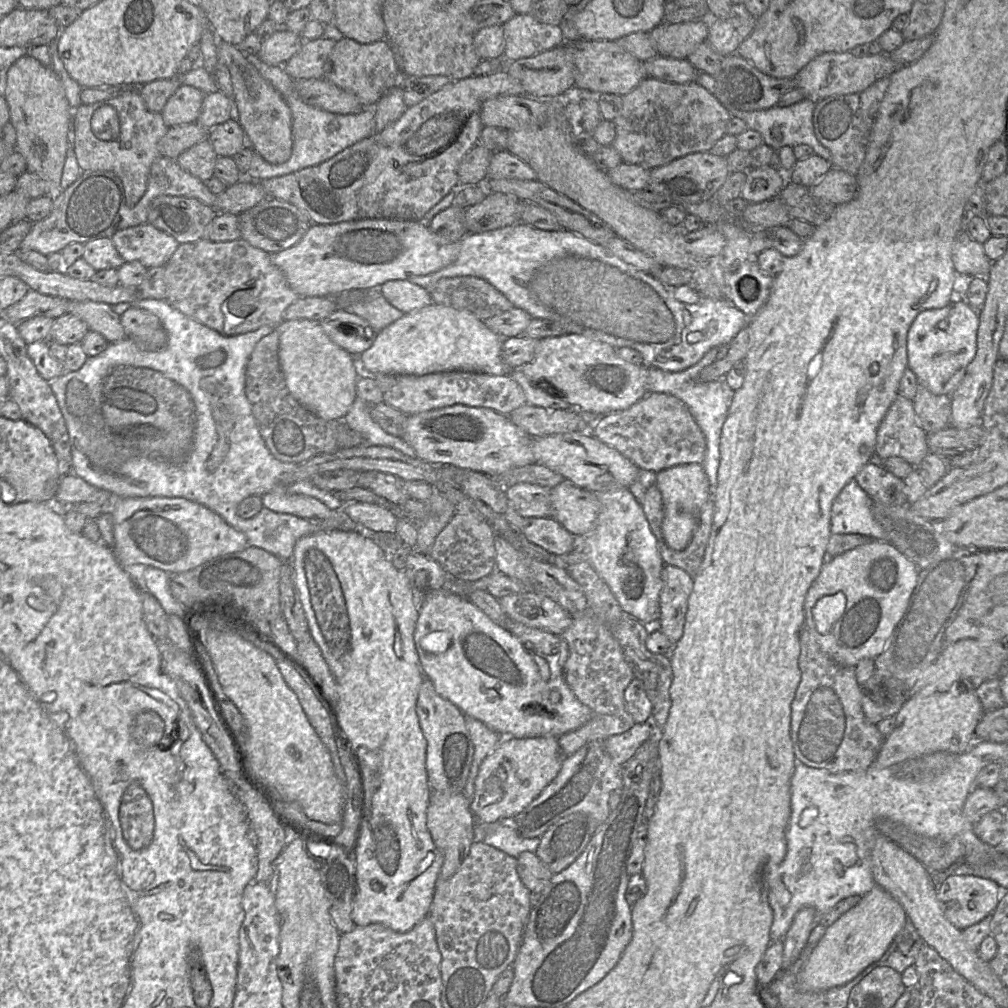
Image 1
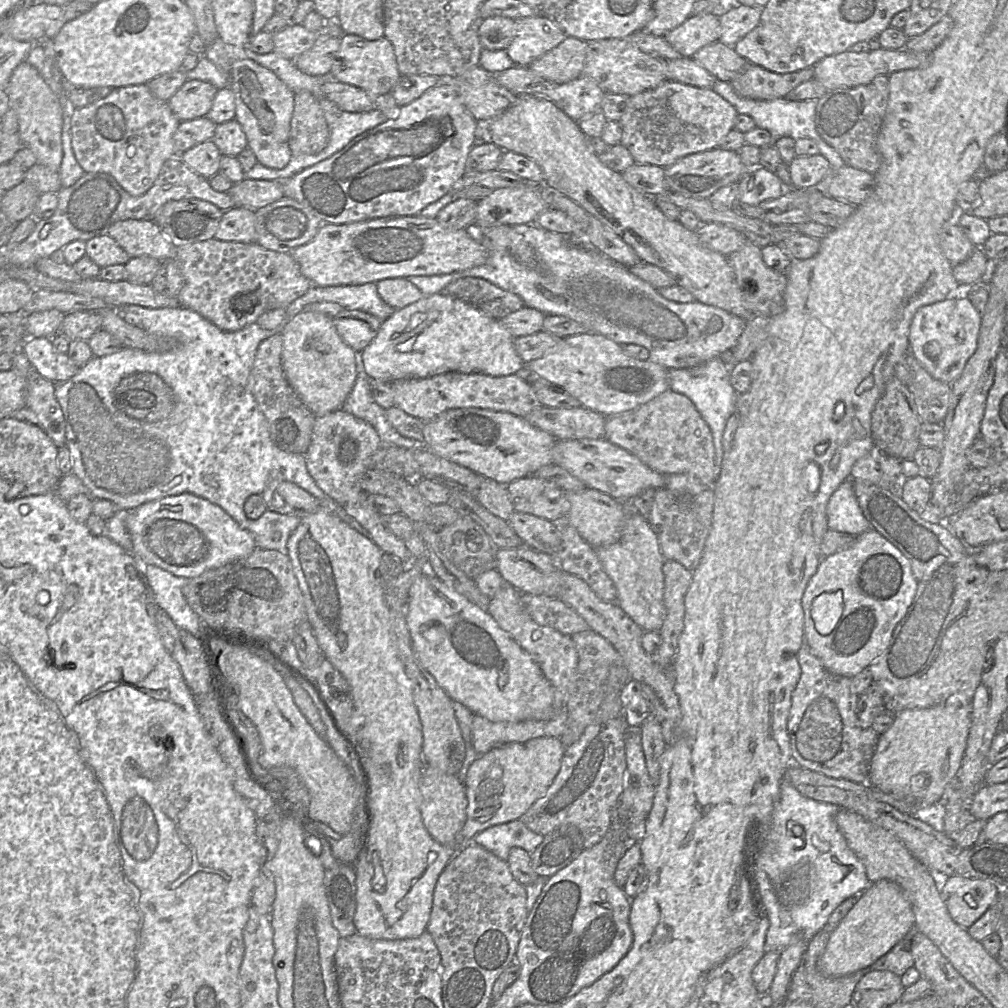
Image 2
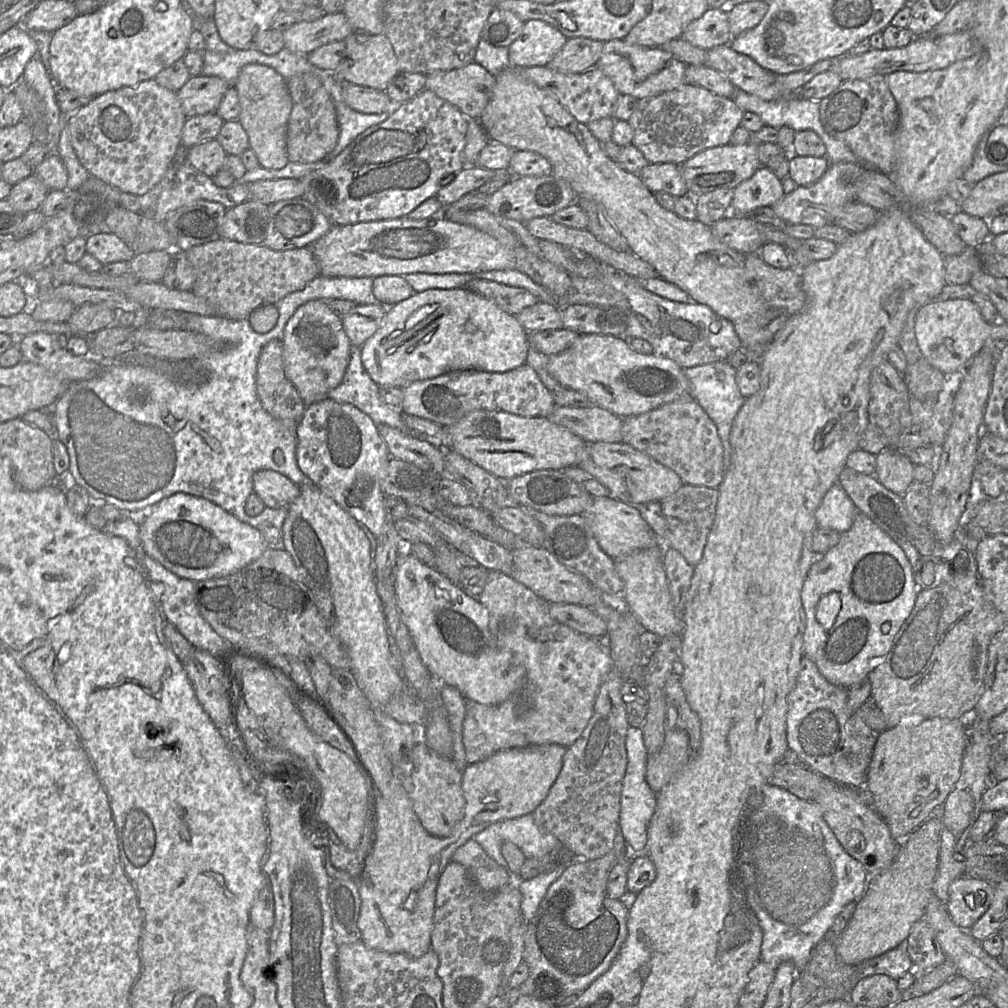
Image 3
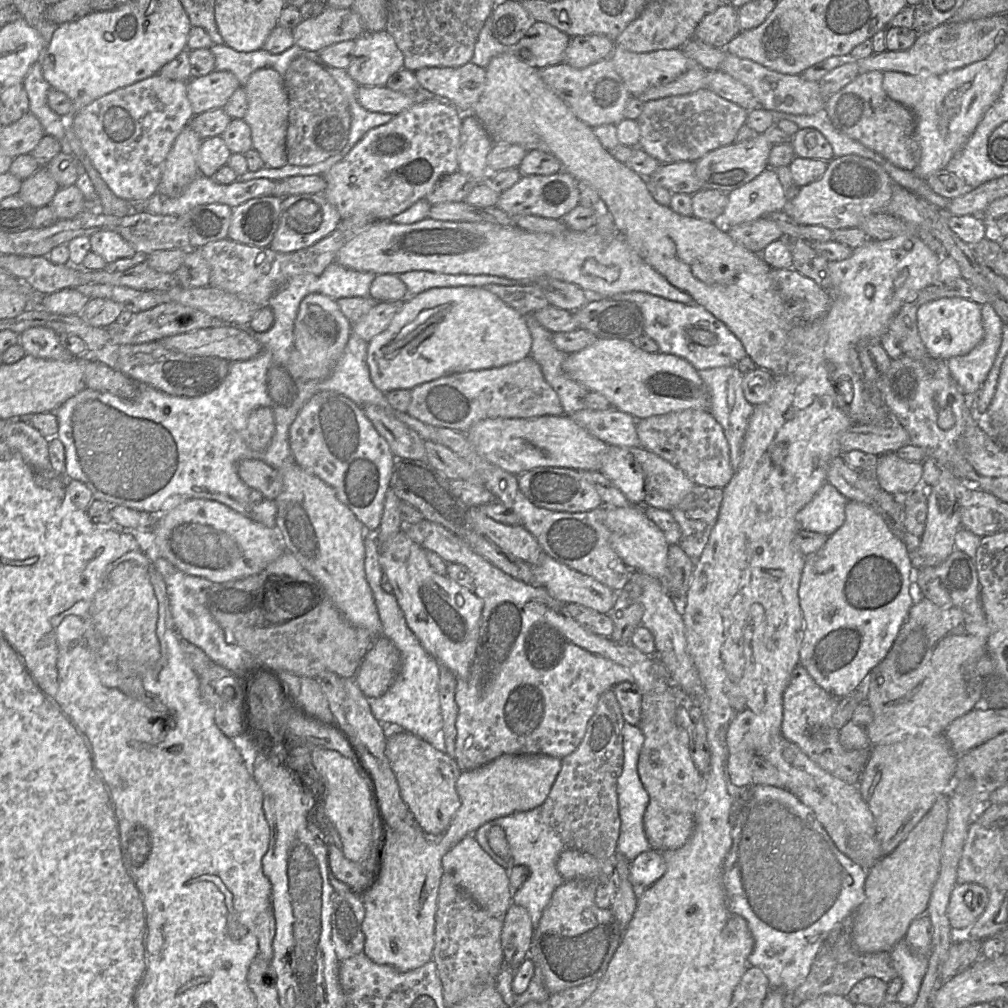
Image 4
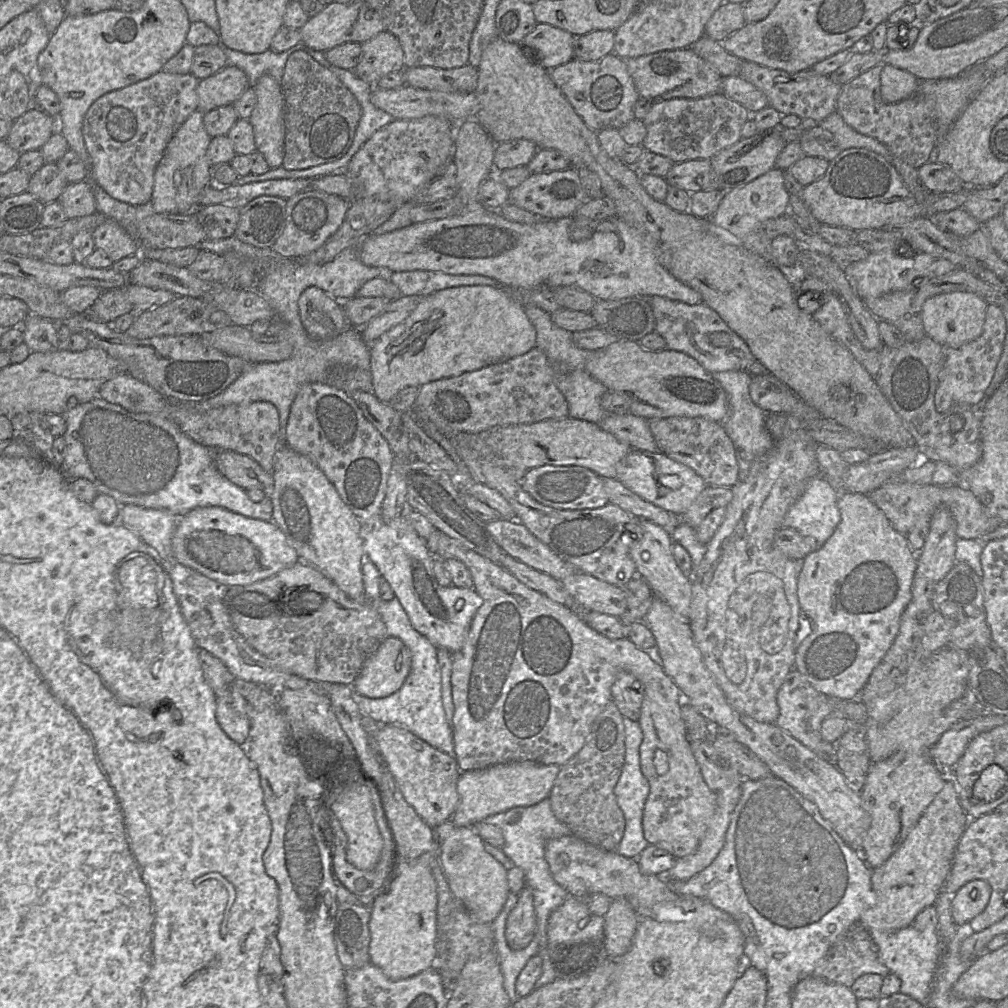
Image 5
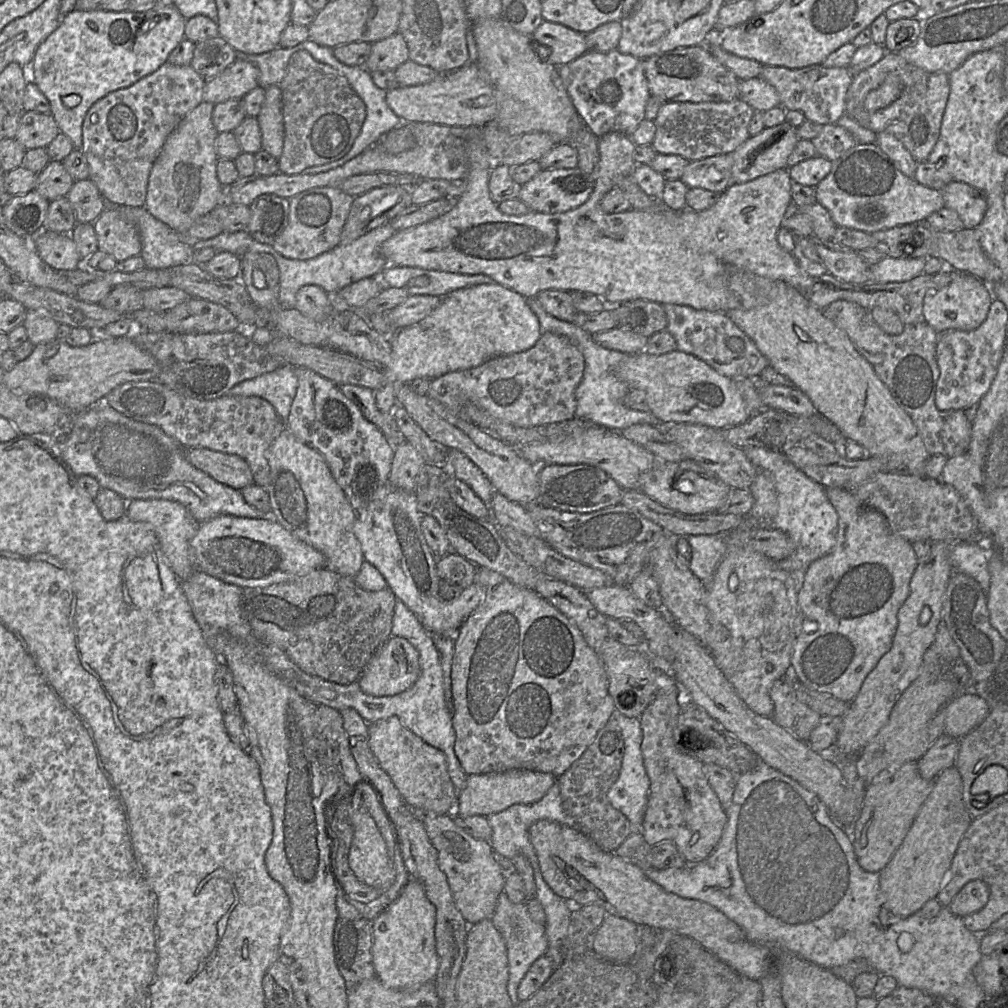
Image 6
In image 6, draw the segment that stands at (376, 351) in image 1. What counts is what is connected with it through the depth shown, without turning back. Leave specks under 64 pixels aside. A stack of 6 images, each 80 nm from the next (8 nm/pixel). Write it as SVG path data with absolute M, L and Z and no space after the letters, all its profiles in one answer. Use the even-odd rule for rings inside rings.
M479 284L447 294L428 316L416 324L399 329L389 338L392 345L391 361L382 367L386 383L375 391L376 406L383 413L393 413L396 392L402 384L409 384L417 378L434 379L449 372L477 367L494 357L530 349L540 338L540 323L529 307L527 298L521 294L498 284Z

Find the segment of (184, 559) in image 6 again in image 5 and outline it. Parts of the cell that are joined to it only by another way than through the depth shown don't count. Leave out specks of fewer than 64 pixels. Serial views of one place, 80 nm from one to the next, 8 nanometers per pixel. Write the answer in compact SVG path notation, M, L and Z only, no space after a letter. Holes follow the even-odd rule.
M132 504L121 505L119 515L122 525L152 547L162 563L166 560L176 560L172 537L179 520L178 516L166 510Z

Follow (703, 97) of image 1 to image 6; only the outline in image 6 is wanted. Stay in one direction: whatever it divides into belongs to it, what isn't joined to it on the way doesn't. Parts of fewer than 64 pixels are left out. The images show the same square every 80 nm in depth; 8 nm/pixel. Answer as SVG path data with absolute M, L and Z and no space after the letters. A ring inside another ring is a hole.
M741 99L729 102L675 102L664 101L653 120L656 131L651 146L659 154L679 155L689 161L732 153L749 137L748 125L755 110Z

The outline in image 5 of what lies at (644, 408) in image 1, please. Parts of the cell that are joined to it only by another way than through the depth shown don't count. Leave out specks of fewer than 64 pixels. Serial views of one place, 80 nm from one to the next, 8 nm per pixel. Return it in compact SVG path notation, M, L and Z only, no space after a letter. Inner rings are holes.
M674 416L649 420L649 426L660 451L693 469L707 486L732 488L740 481L736 450L722 423L701 417Z

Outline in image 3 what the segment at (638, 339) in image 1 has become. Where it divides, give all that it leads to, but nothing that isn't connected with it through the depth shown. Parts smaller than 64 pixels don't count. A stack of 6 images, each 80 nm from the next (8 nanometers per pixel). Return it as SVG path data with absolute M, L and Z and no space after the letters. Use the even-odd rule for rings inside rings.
M601 264L601 273L593 277L570 276L572 282L571 288L568 293L562 297L552 295L543 286L535 283L528 275L518 269L492 270L477 273L463 273L459 275L466 274L473 274L474 278L491 279L494 282L507 286L524 288L535 295L539 299L539 302L548 303L561 310L568 306L581 304L619 308L626 316L625 339L641 338L648 341L653 347L654 355L662 358L669 358L683 369L717 361L725 361L731 353L741 348L741 340L732 322L720 317L708 306L697 302L682 303L663 298L644 288L638 279L606 264Z

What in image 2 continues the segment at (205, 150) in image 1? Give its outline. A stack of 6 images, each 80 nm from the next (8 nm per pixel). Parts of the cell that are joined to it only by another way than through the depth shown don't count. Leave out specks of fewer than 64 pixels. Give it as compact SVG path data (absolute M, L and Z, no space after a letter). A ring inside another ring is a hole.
M212 140L200 143L176 156L180 156L191 170L208 180L219 172L222 158L222 154Z

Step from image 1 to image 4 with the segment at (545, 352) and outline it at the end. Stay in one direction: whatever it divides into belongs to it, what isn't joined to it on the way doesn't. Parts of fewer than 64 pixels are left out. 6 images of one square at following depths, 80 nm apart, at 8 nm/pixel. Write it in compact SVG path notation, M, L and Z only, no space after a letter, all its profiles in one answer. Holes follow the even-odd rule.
M598 338L590 346L568 354L563 370L588 391L604 395L612 407L644 419L682 410L709 410L710 396L698 371L685 359L645 352L632 341Z

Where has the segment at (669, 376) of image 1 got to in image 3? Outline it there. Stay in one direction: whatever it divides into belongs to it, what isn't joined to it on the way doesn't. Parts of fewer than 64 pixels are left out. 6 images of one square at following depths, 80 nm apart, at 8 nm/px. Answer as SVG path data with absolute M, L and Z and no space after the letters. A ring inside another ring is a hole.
M717 361L686 368L684 373L689 381L689 394L703 408L717 427L723 445L723 461L726 471L731 461L730 431L732 423L745 401L745 397L740 393L736 383L736 369L726 361Z

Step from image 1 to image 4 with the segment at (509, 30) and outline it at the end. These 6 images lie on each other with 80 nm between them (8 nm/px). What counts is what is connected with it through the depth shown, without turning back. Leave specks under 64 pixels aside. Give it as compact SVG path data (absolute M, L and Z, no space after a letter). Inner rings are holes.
M534 22L512 49L522 60L522 49L528 49L525 62L536 69L559 64L570 37L545 22Z

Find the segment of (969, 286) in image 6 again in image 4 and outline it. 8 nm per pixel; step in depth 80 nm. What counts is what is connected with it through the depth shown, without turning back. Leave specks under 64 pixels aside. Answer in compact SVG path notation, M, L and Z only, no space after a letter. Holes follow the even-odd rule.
M960 297L940 298L924 303L917 312L917 326L928 355L943 360L966 355L984 336L981 305Z

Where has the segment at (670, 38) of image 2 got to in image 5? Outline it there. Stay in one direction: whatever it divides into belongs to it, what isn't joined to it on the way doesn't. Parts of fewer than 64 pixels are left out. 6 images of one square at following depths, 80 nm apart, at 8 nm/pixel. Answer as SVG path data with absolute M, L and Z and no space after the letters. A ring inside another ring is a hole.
M725 1L707 21L704 36L718 42L723 42L745 24L743 4Z

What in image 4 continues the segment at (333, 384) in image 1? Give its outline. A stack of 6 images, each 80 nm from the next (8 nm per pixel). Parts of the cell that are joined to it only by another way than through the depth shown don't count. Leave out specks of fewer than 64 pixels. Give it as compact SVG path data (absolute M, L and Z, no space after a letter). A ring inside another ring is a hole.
M320 293L305 296L299 305L294 323L294 346L285 366L295 383L326 378L343 353L351 328L352 324L334 299Z

